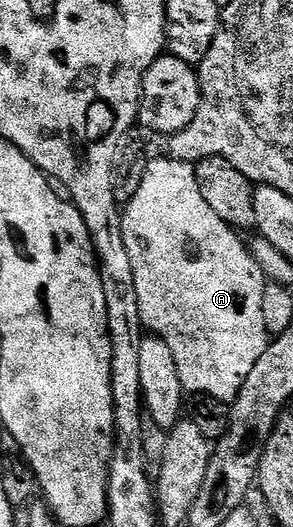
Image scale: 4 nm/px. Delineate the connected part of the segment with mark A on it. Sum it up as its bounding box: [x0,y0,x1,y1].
[122,159,270,402]

